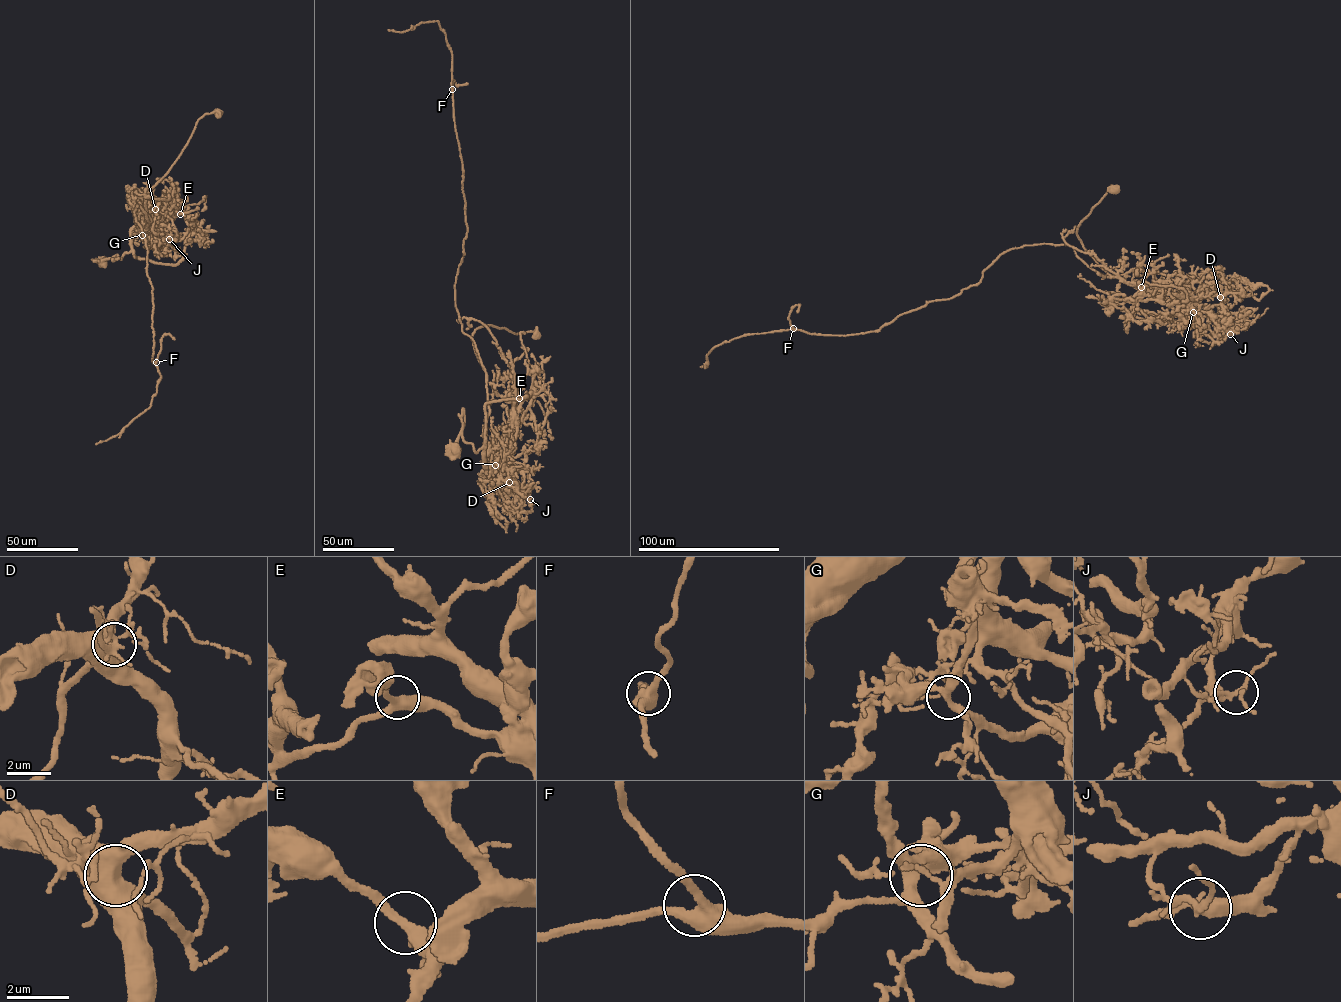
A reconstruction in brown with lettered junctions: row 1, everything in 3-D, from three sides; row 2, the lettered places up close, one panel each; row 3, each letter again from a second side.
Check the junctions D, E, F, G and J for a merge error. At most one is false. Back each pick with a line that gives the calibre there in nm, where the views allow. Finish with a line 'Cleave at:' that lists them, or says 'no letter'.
J: 180 nm thick
Cleave at: J

